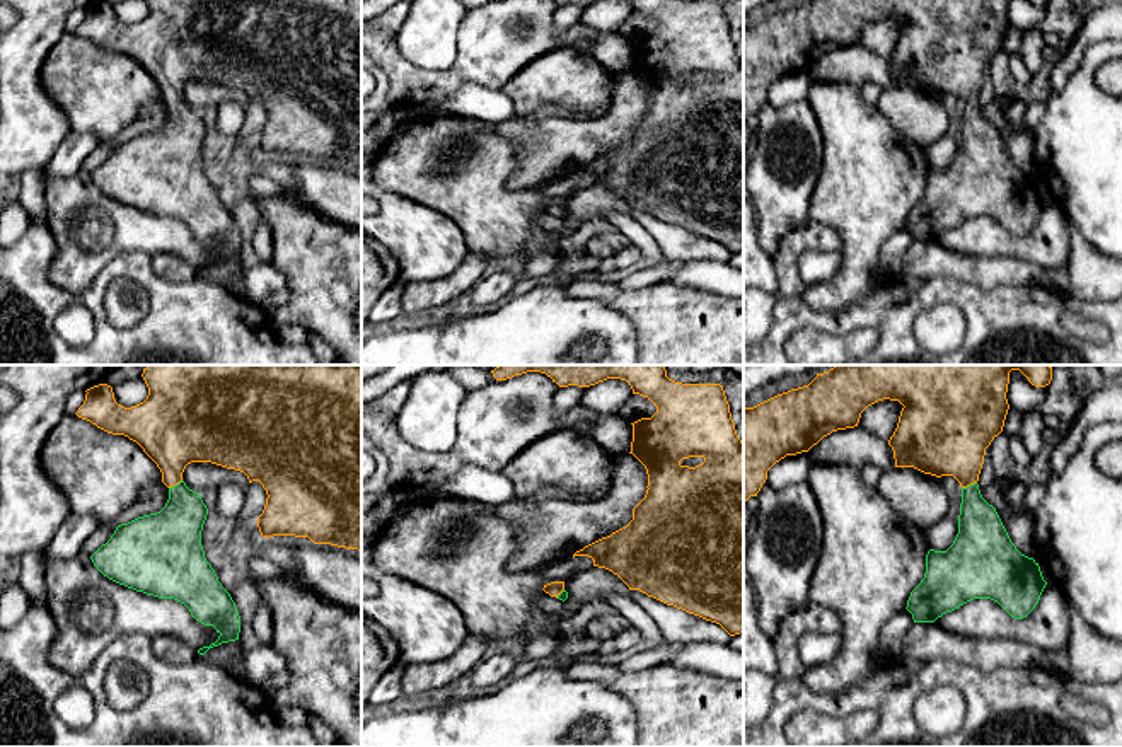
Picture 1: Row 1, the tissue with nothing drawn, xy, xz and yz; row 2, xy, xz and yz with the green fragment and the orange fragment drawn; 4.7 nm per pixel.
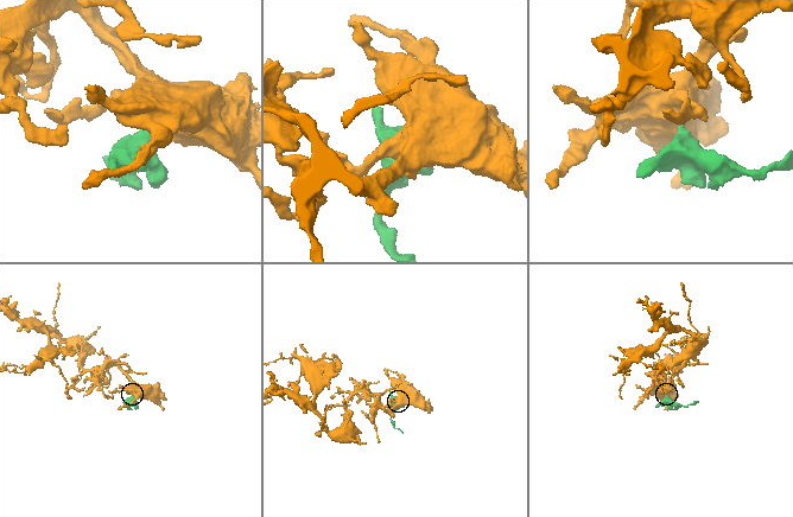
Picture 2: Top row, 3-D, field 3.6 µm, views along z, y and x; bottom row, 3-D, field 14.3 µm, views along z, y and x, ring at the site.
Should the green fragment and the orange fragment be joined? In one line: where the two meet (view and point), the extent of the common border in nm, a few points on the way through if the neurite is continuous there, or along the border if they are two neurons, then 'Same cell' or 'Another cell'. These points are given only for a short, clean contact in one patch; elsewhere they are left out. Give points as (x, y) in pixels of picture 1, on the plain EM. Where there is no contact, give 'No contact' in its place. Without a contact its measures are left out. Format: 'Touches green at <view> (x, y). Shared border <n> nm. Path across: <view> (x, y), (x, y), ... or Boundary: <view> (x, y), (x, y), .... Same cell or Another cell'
Touches green at yz (971, 103). Shared border 80 nm. Path across: yz (981, 154), (971, 116), (971, 103), (964, 77), (948, 55). Same cell

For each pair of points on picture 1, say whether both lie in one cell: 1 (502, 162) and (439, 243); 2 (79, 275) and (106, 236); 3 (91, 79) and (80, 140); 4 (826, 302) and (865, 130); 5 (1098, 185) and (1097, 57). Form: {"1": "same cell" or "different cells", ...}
{"1": "different cells", "2": "same cell", "3": "different cells", "4": "same cell", "5": "same cell"}

